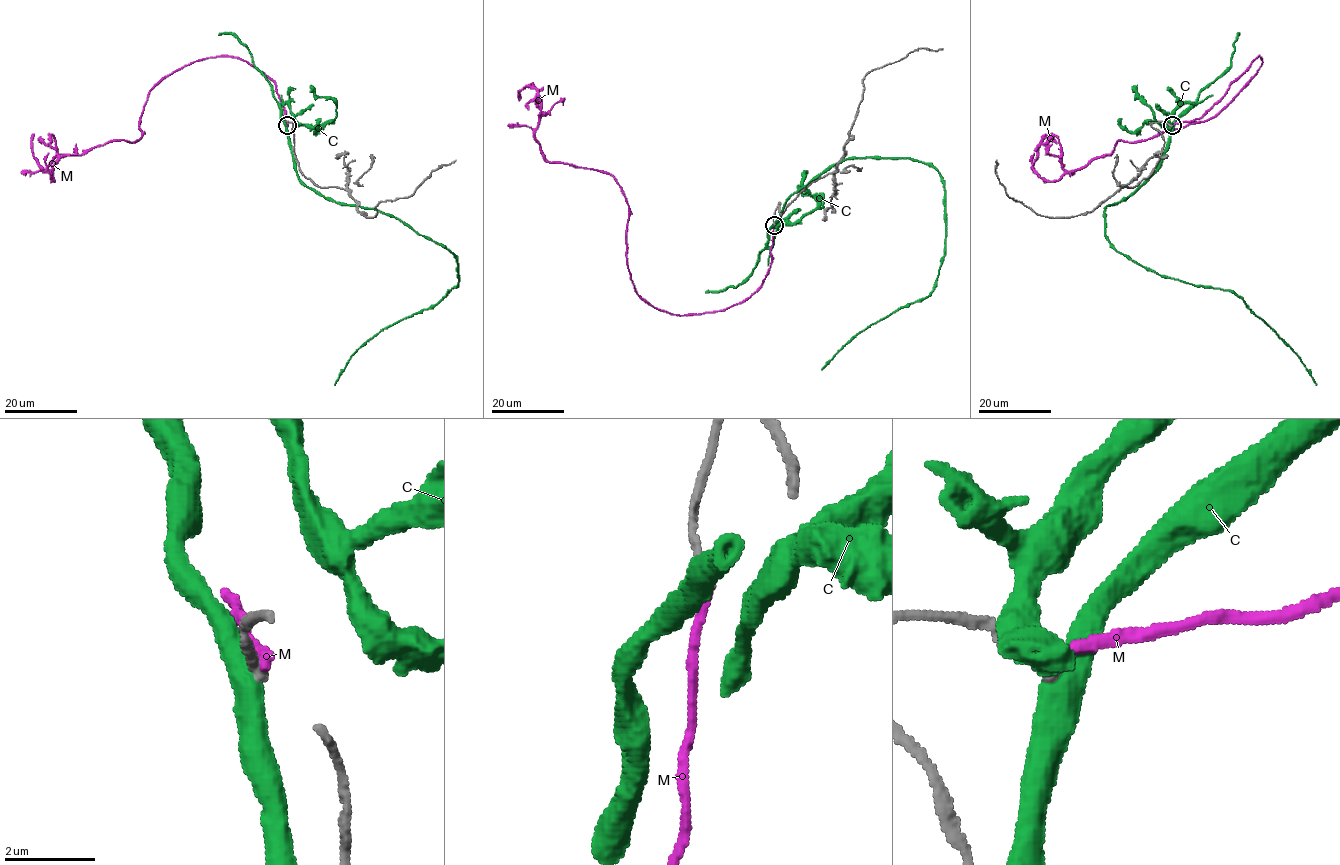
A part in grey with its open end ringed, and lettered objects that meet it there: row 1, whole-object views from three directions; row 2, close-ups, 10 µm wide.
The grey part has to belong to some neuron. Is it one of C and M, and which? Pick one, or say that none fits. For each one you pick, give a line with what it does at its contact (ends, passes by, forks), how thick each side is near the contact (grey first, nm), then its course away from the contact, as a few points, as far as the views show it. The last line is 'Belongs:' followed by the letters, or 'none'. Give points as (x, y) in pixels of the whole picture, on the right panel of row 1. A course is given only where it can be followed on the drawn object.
Belongs: none

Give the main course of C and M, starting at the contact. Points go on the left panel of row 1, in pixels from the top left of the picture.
C: (286, 125), (307, 186), (393, 215), (457, 263), (457, 285), (368, 339), (334, 385)
M: (287, 125), (262, 72), (206, 57), (149, 92), (138, 139), (58, 154), (53, 181), (33, 133)

